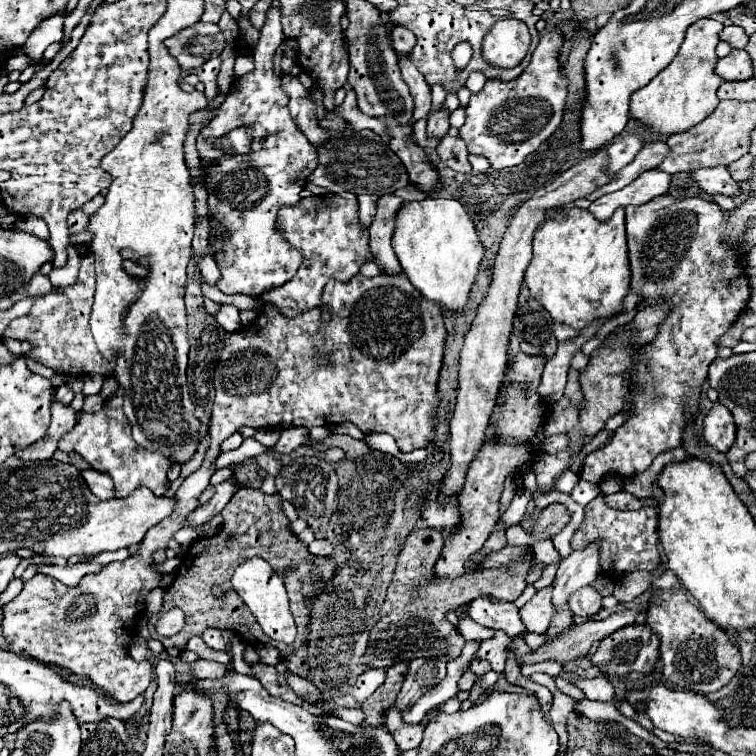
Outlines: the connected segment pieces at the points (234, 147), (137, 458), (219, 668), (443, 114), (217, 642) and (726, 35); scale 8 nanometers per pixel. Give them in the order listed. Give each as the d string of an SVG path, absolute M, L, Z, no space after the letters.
M243 126L243 128L235 128L231 132L227 132L223 136L223 142L221 142L221 150L227 152L227 154L247 154L251 152L251 134L253 130L249 126Z
M119 390L111 400L103 404L97 414L81 414L77 426L67 436L63 436L63 440L59 440L59 448L67 454L79 452L95 470L111 476L117 498L125 498L141 486L149 488L155 496L163 496L167 492L167 470L171 466L171 460L163 454L147 452L131 440L131 426L123 416L121 404L123 392Z
M197 658L193 664L191 664L191 674L195 678L219 678L223 676L223 664L221 662L215 662L215 660L205 660L205 658Z
M441 106L439 110L433 110L427 116L427 134L429 136L445 136L445 132L449 130L449 110L445 106Z
M205 628L203 634L201 634L203 642L207 646L211 646L213 650L225 650L225 640L221 638L221 634L215 630L215 628Z
M735 24L723 28L721 40L729 42L731 48L745 48L745 46L749 44L749 36L743 32L743 28L739 28L739 26L735 26Z

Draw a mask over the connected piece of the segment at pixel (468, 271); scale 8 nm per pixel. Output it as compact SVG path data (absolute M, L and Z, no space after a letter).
M435 196L421 202L403 204L397 216L393 250L407 278L425 300L441 304L449 310L467 306L481 260L485 256L485 248L471 216L457 200Z

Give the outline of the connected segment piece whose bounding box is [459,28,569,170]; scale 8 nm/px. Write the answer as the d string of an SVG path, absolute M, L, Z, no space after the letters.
M549 28L541 36L529 66L519 74L519 78L509 82L489 78L481 92L471 94L467 104L467 120L459 128L459 136L465 140L471 154L485 156L495 170L511 168L521 164L557 130L563 118L569 86L559 62L561 48L563 34L557 28Z

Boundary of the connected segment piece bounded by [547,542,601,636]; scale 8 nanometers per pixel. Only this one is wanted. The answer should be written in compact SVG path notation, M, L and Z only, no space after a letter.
M589 542L581 550L573 550L567 558L561 560L553 582L553 604L557 606L557 614L551 620L547 636L559 636L559 632L573 624L573 614L567 608L567 596L579 590L579 586L591 584L599 576L599 542Z

